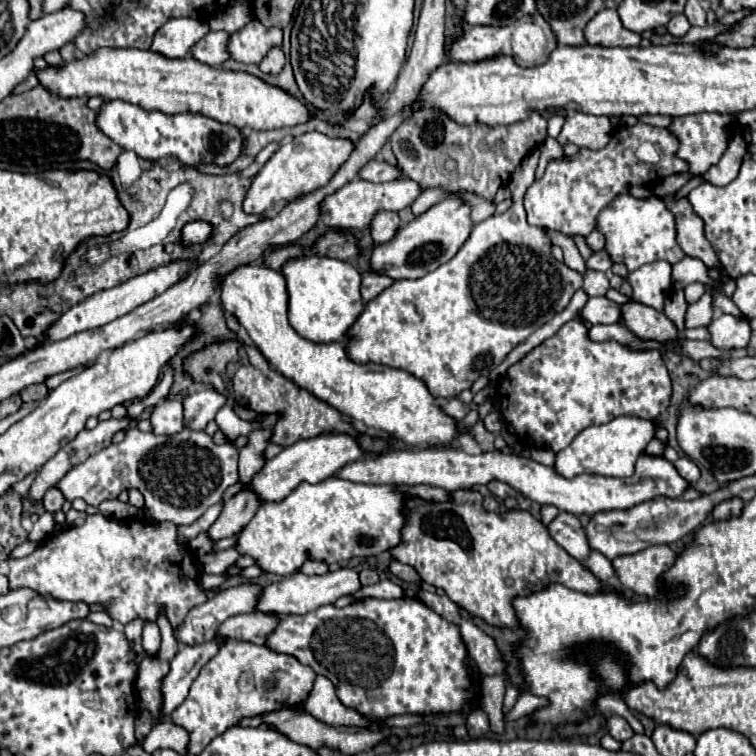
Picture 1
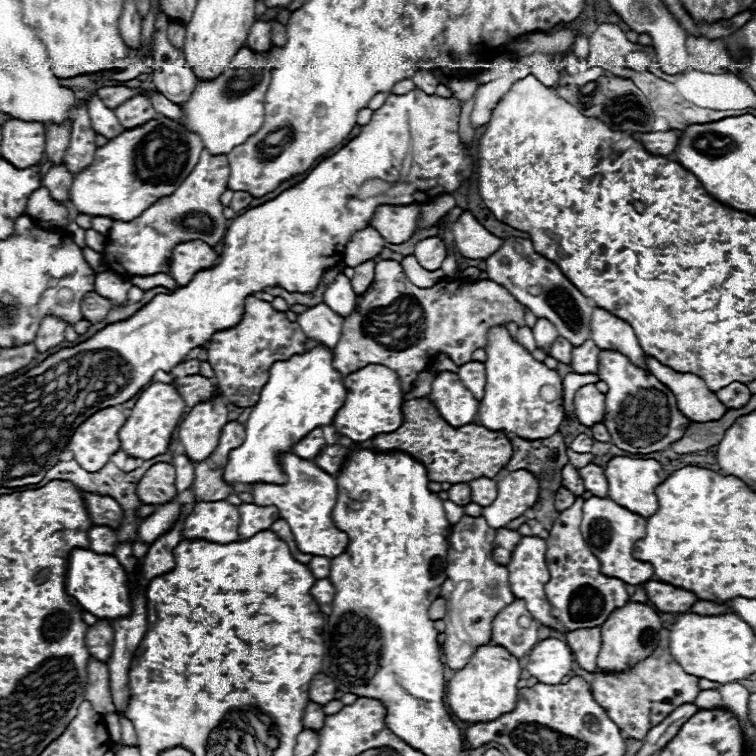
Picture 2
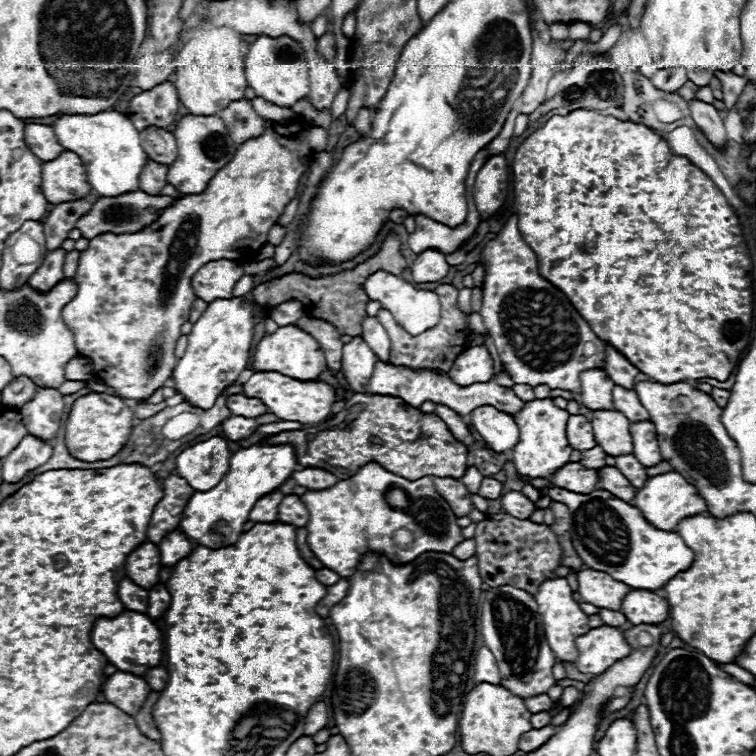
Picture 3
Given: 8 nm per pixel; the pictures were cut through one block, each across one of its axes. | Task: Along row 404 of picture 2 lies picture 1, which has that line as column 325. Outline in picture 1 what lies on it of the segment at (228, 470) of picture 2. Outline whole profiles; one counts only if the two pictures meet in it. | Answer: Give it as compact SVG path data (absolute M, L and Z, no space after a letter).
M304 254L290 258L282 266L282 276L288 284L288 322L304 338L312 342L342 342L348 328L362 314L364 304L360 296L358 270L338 258Z

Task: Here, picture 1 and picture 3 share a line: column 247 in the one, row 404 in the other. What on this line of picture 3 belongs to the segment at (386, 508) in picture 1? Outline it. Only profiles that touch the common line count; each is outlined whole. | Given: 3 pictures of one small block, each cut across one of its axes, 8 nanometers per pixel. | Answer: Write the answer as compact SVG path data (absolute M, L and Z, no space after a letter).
M552 398L526 402L524 408L514 416L520 428L520 440L512 450L512 462L520 476L528 478L550 478L558 468L570 462L572 446L566 440L566 418L570 414L558 408Z

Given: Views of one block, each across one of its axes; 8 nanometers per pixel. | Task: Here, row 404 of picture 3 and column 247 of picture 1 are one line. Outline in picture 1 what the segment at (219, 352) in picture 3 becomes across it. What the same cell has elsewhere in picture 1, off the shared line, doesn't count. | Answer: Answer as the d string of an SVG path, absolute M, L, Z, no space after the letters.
M306 132L302 136L296 136L294 142L282 144L256 174L244 198L244 210L250 214L264 214L270 212L278 200L294 200L298 194L310 194L326 186L336 170L348 160L352 150L354 142L348 138L330 138L322 132Z

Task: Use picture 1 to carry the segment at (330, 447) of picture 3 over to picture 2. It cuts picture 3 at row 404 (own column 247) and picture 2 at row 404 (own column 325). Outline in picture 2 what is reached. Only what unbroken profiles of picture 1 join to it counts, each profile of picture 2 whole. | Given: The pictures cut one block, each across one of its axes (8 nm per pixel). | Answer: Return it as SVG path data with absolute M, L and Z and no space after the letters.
M428 398L406 400L402 404L402 416L402 426L390 434L378 434L378 438L372 438L372 448L376 452L404 452L412 456L426 466L432 482L460 484L480 476L494 478L512 456L512 444L502 430L492 432L478 424L452 428Z

